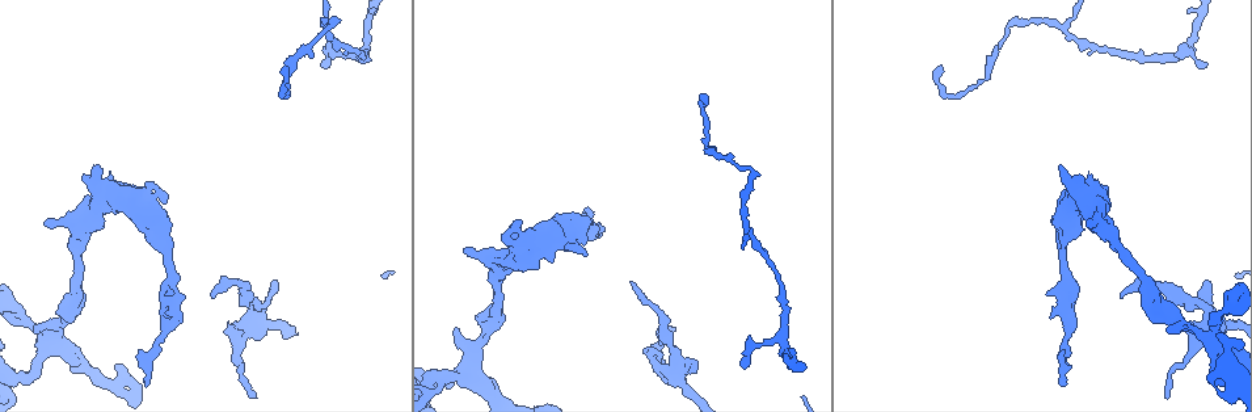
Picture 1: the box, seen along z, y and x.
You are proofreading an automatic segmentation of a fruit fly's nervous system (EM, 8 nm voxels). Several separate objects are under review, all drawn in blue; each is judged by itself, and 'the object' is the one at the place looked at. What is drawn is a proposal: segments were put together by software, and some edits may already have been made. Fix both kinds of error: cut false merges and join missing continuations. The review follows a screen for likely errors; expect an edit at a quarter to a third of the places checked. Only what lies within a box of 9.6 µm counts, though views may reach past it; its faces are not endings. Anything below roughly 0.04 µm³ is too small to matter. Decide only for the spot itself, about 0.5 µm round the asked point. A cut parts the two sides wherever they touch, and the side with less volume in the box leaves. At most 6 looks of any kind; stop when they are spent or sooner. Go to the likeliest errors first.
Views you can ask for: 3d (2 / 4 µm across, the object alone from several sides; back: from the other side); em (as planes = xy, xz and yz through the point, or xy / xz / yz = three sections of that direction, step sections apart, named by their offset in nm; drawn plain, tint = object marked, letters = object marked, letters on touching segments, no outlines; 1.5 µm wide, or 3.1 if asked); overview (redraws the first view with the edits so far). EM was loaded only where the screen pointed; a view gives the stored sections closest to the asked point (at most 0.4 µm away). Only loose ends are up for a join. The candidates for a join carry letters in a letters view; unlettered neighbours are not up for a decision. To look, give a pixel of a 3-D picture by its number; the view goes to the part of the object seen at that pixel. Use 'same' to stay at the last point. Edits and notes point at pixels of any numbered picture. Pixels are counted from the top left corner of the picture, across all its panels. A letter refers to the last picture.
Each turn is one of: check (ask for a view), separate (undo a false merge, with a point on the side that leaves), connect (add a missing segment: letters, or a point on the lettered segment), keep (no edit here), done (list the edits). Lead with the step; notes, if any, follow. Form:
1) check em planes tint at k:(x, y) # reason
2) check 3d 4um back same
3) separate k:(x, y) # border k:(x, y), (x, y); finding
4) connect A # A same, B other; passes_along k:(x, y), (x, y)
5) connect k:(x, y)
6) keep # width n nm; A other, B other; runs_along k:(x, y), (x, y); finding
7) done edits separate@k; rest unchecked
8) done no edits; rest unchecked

check em yz step 4 letters at 1:(520, 257) # stops while still wide

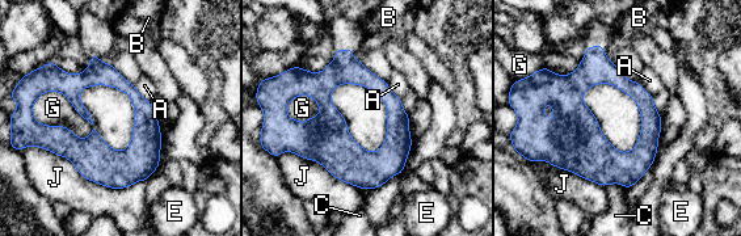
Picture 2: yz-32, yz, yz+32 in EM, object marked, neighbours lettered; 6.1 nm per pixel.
check em planes letters same # cut it another way

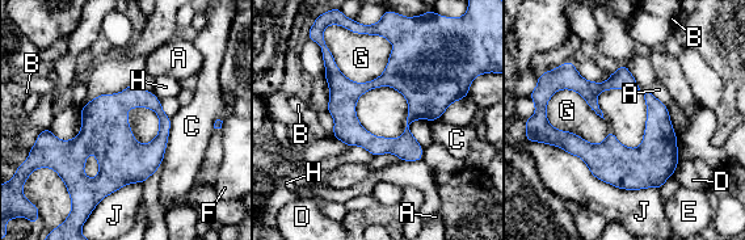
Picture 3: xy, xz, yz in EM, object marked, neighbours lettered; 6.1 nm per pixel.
keep # A other, B other, C other, D other, E other, F other, G other, H other, J other; border 3:(551, 95), (551, 125), (606, 138); none of them fits

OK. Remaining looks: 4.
check 3d 4um at 1:(149, 383) # thin end

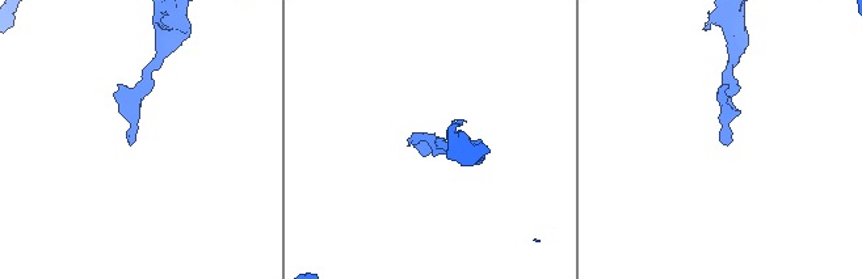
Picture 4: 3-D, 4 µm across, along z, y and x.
check em planes letters at 4:(130, 144) # now the EM

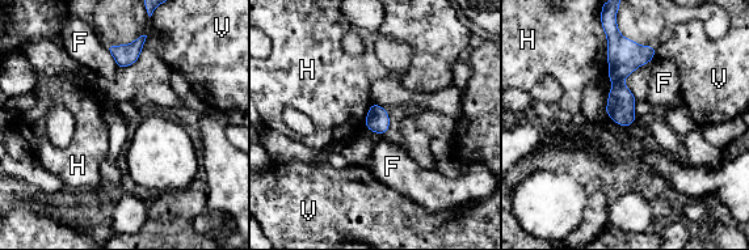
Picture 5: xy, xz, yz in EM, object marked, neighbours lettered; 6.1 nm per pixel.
keep # F other, H other, V other; border 5:(605, 35), (607, 76); none of them fits

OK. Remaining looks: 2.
check em xy step 8 tint at 1:(19, 379) # abrupt turn

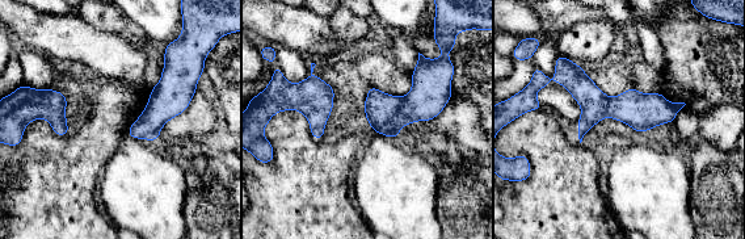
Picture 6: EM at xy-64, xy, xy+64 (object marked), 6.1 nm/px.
check em xy step 8 letters same # see the neighbours

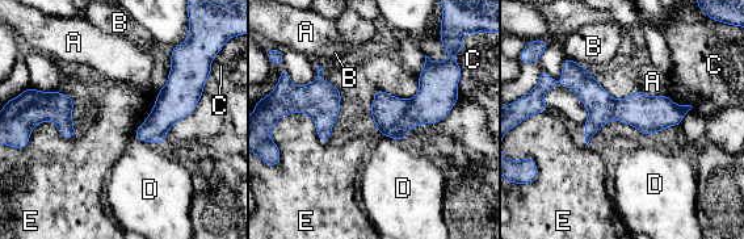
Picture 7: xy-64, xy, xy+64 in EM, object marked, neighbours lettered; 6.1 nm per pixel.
separate 7:(386, 110) # A other, B other, C other, D other, E other; two cells meet here

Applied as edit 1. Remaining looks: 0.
done edits separate@7; rest unchecked

